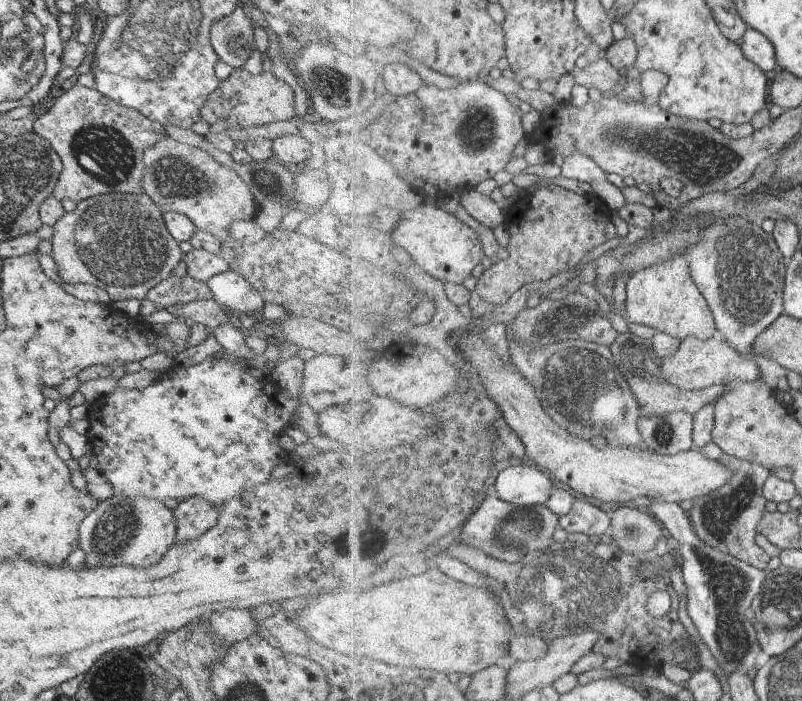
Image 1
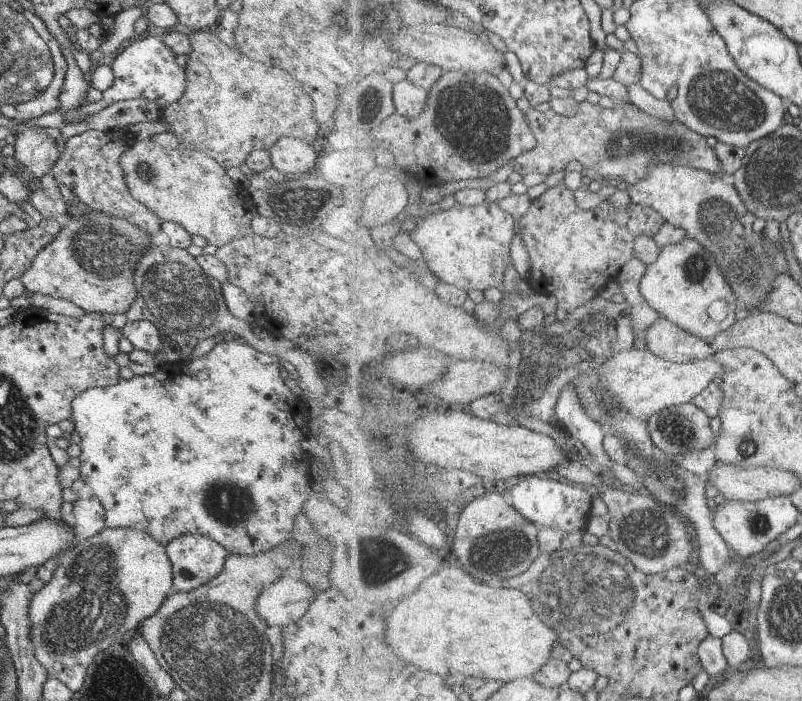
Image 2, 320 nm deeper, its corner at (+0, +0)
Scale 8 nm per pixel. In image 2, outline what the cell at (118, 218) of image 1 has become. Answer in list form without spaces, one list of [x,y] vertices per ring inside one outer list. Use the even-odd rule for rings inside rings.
[[[89,212],[80,217],[71,217],[69,224],[61,227],[54,239],[51,239],[31,261],[30,267],[18,278],[25,288],[23,295],[43,294],[51,298],[61,298],[73,302],[86,313],[123,314],[135,302],[137,297],[132,281],[132,272],[150,238],[135,225],[125,219],[109,217],[99,212]]]

